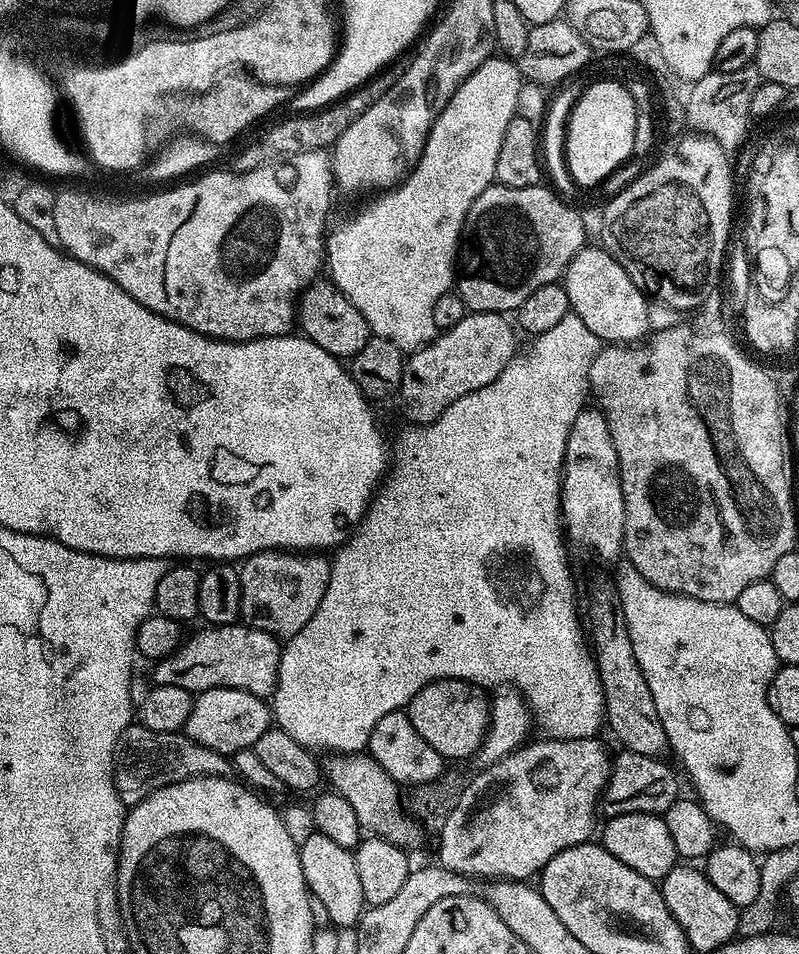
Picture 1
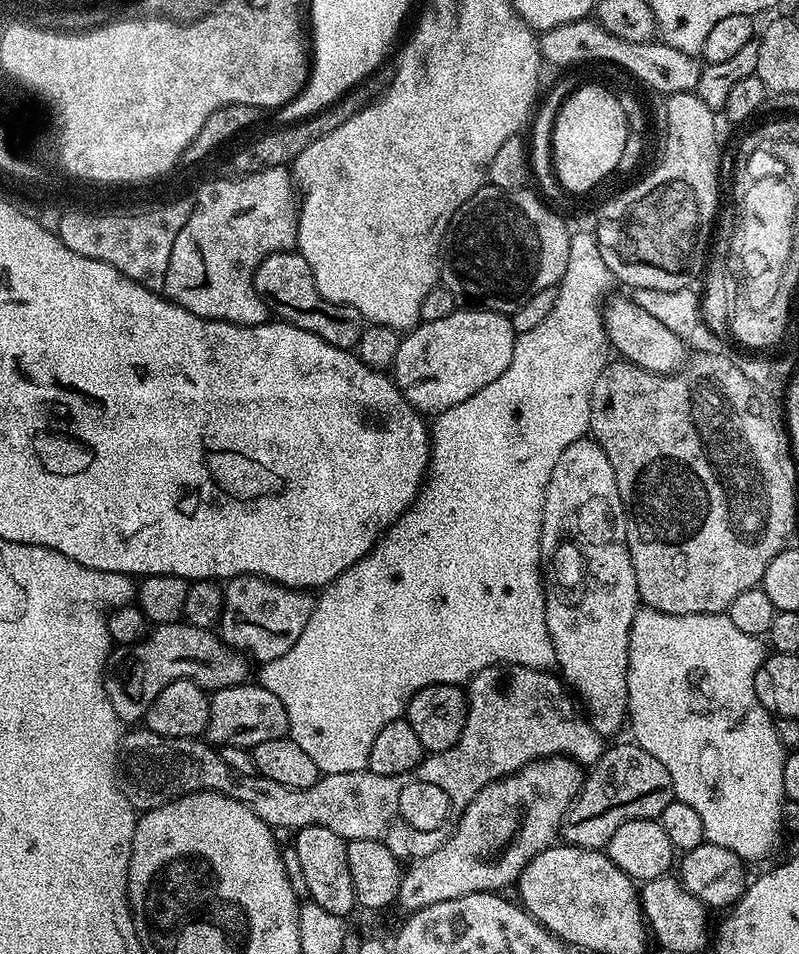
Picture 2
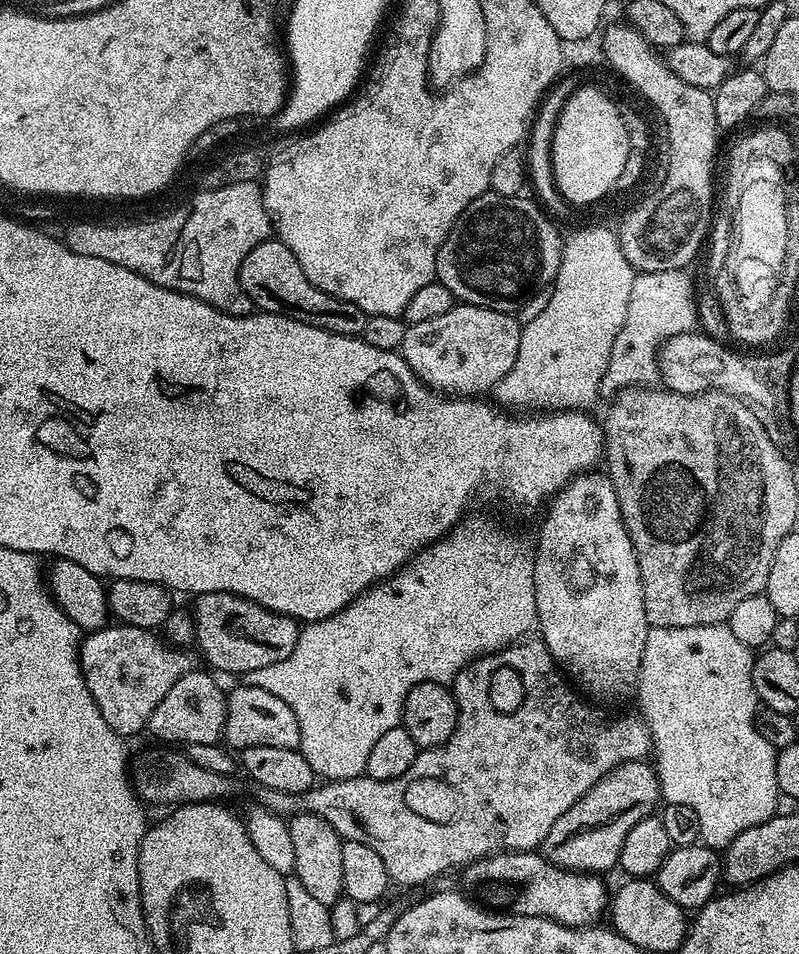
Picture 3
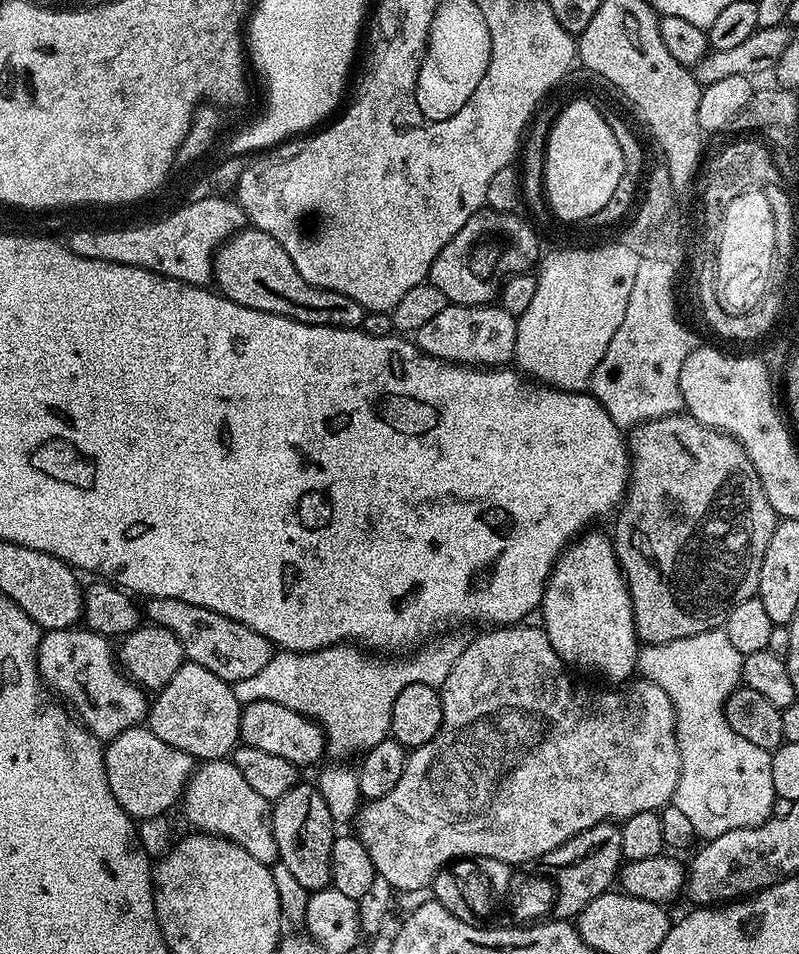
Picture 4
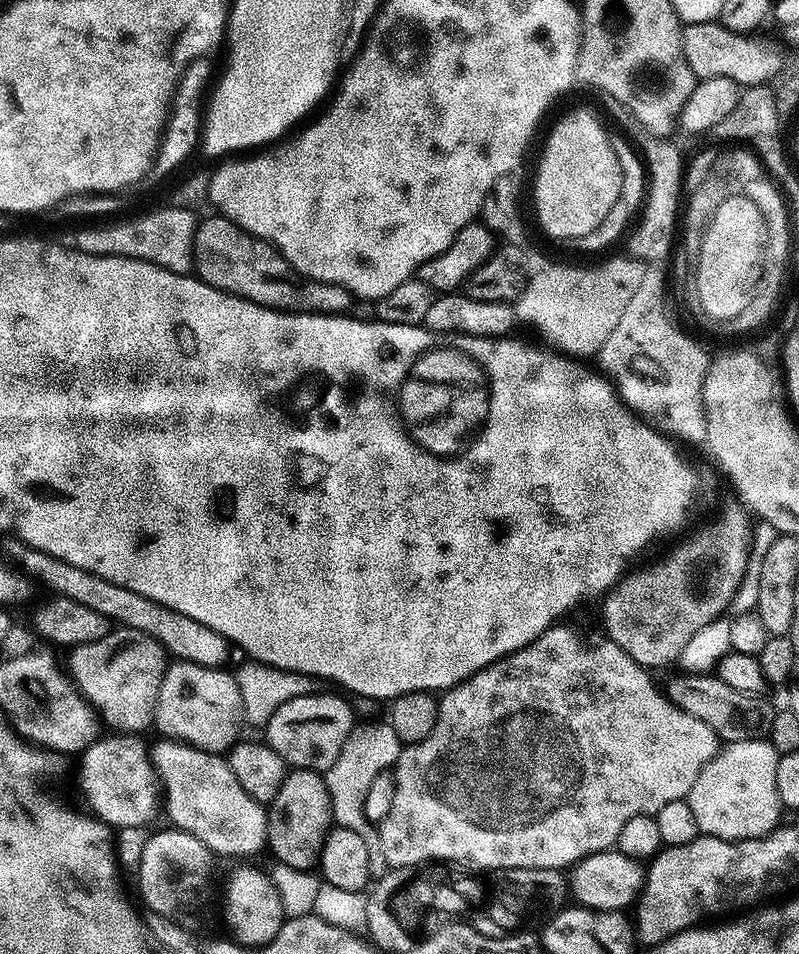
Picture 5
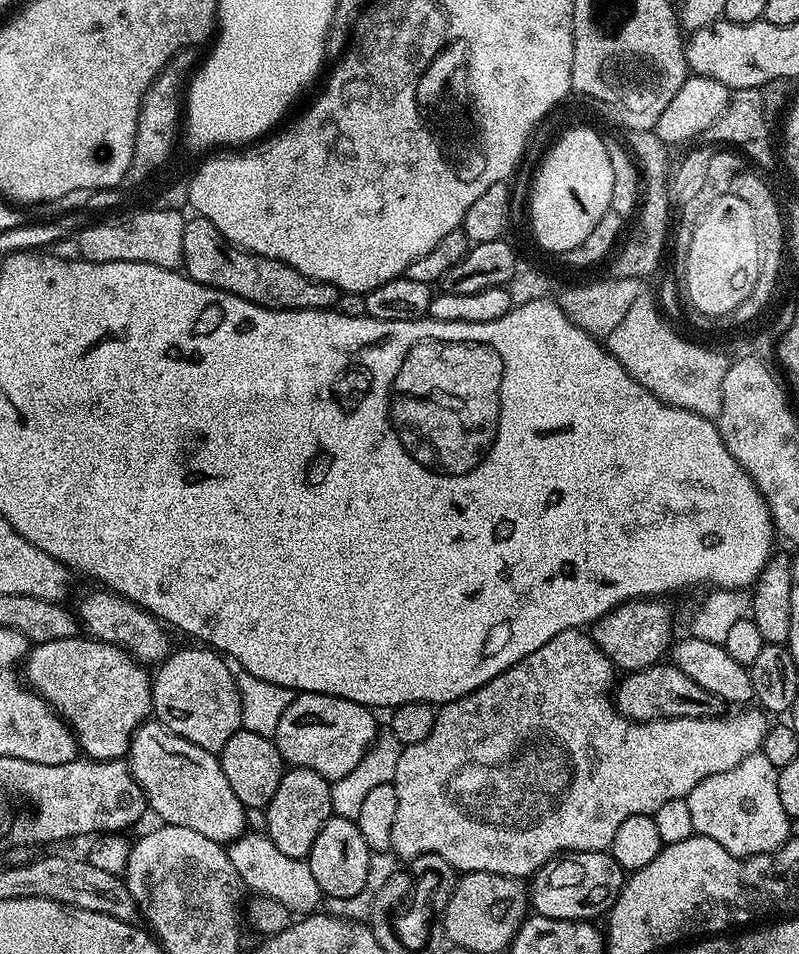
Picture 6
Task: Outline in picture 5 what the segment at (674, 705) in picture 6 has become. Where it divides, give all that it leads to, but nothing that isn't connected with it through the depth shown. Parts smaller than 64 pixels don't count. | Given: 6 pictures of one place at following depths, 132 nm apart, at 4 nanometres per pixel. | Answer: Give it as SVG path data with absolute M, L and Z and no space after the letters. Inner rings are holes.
M679 674L666 687L666 695L682 710L694 714L698 722L706 722L721 741L737 744L743 740L764 740L770 734L774 707L760 694L734 690L716 674Z

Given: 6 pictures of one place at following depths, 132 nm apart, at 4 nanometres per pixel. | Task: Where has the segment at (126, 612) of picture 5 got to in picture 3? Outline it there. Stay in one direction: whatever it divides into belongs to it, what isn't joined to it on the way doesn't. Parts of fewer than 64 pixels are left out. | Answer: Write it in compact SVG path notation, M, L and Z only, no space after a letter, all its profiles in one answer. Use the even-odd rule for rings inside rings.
M201 592L195 597L196 639L199 655L208 659L207 667L220 672L247 674L262 670L262 666L274 666L282 658L290 658L294 646L298 646L301 625L291 616L283 616L263 608L258 602L236 596L233 592Z

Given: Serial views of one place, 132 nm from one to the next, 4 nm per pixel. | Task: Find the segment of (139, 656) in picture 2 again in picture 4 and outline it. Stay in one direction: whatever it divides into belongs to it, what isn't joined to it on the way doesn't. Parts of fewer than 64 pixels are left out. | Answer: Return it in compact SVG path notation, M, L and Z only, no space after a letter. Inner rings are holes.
M83 626L45 631L41 635L40 645L36 651L36 664L40 668L40 679L101 742L113 740L118 734L143 725L147 721L150 704L147 699L144 701L145 689L128 679L122 671L113 641L109 637L89 632Z

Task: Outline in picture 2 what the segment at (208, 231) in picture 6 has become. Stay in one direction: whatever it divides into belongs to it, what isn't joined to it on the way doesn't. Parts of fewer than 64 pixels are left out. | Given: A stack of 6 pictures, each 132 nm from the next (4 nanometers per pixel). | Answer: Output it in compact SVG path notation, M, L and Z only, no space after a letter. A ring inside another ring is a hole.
M299 251L275 252L260 263L256 271L256 291L273 313L276 312L281 321L293 324L318 338L325 340L335 348L355 349L357 342L362 338L366 321L364 315L354 306L346 306L338 302L330 302L322 298L318 286L314 282L314 274L302 258Z

